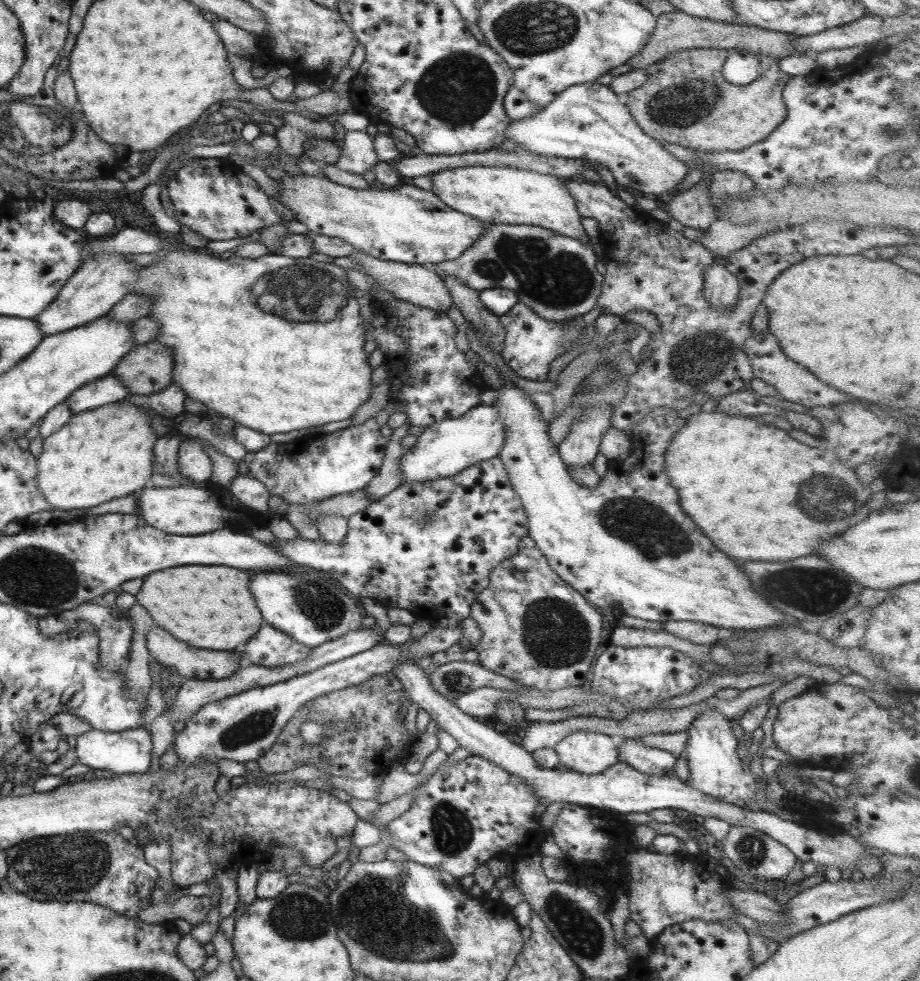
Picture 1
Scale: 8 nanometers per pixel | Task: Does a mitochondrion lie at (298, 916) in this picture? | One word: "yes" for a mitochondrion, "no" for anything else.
yes

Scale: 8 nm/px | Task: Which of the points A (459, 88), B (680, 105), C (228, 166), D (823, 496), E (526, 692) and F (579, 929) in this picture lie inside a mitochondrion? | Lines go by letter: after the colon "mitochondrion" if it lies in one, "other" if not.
A: mitochondrion
B: mitochondrion
C: other
D: mitochondrion
E: other
F: mitochondrion

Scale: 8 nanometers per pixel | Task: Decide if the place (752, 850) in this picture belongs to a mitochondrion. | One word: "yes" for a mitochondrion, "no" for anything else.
yes

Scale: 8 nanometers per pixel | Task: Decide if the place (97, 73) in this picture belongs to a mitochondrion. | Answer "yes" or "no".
no

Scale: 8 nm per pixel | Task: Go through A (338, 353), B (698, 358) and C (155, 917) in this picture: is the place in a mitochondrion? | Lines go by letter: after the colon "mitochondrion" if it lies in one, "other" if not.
A: other
B: mitochondrion
C: other

